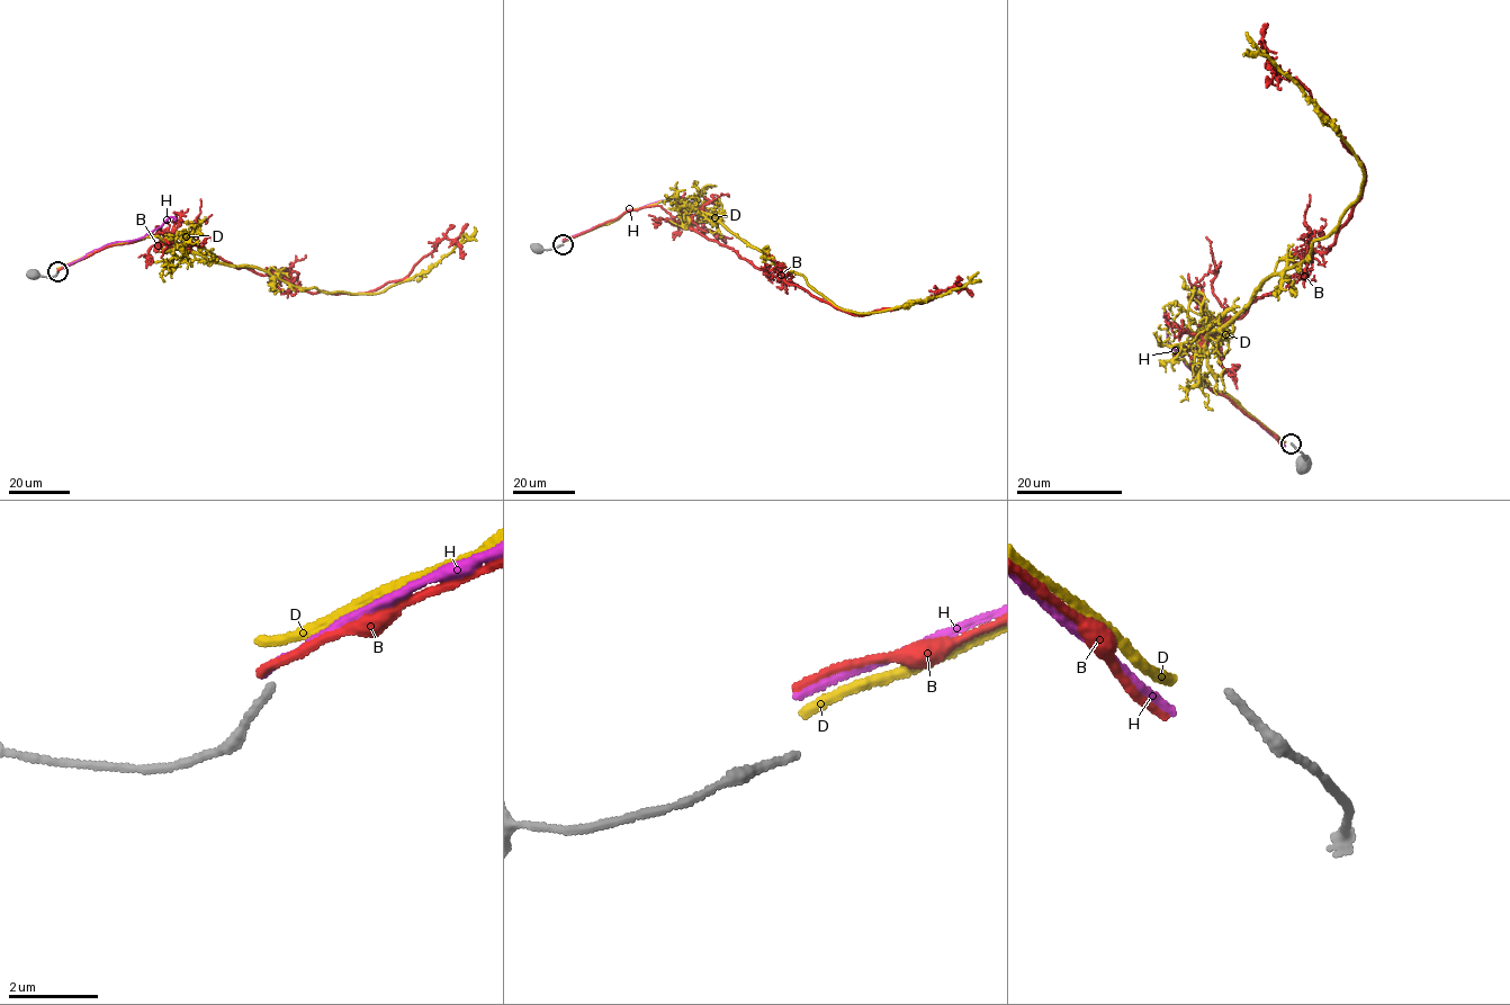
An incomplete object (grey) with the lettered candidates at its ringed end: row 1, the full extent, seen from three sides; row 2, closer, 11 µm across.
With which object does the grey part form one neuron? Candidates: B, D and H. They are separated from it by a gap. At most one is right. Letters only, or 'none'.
H

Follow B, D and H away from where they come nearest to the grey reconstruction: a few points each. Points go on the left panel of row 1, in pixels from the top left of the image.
B: (57, 270), (113, 244), (153, 235), (314, 293), (352, 294), (401, 280), (442, 239), (458, 245), (463, 258)
D: (57, 269), (110, 243), (156, 235), (300, 287), (375, 293), (430, 270), (469, 239), (474, 226)
H: (57, 270), (105, 245), (144, 236), (171, 217), (173, 221)

